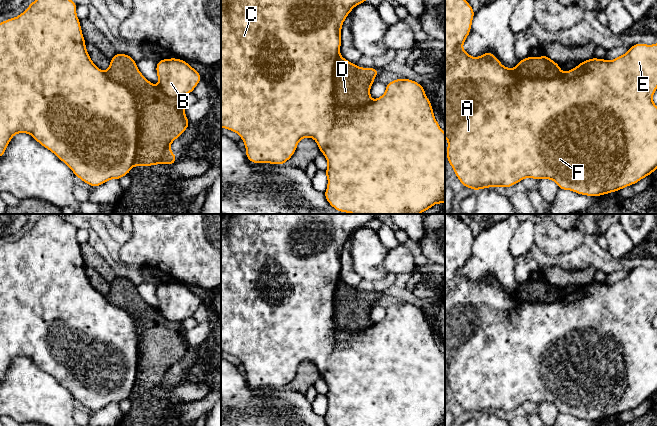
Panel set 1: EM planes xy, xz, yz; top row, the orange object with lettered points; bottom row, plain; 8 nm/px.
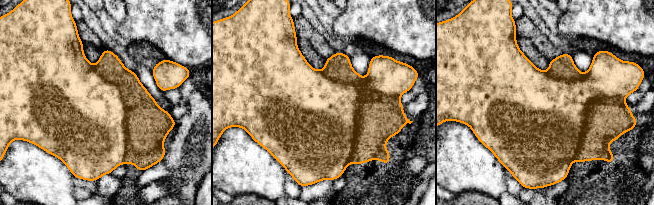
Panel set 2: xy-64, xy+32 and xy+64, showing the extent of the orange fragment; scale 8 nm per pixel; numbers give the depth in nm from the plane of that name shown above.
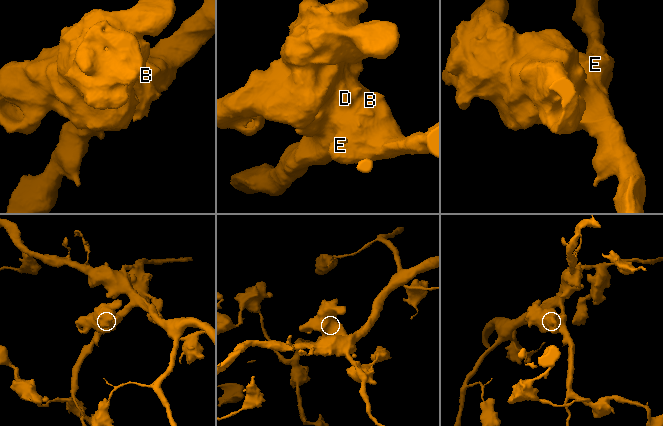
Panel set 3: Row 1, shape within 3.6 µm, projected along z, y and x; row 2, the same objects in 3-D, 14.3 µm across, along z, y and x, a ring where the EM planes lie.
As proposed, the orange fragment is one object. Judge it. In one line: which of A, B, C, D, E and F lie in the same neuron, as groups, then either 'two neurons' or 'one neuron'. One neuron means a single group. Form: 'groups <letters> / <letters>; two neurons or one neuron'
groups A B C E F / D; two neurons

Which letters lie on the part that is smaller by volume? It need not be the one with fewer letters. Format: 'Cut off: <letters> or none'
Cut off: D

